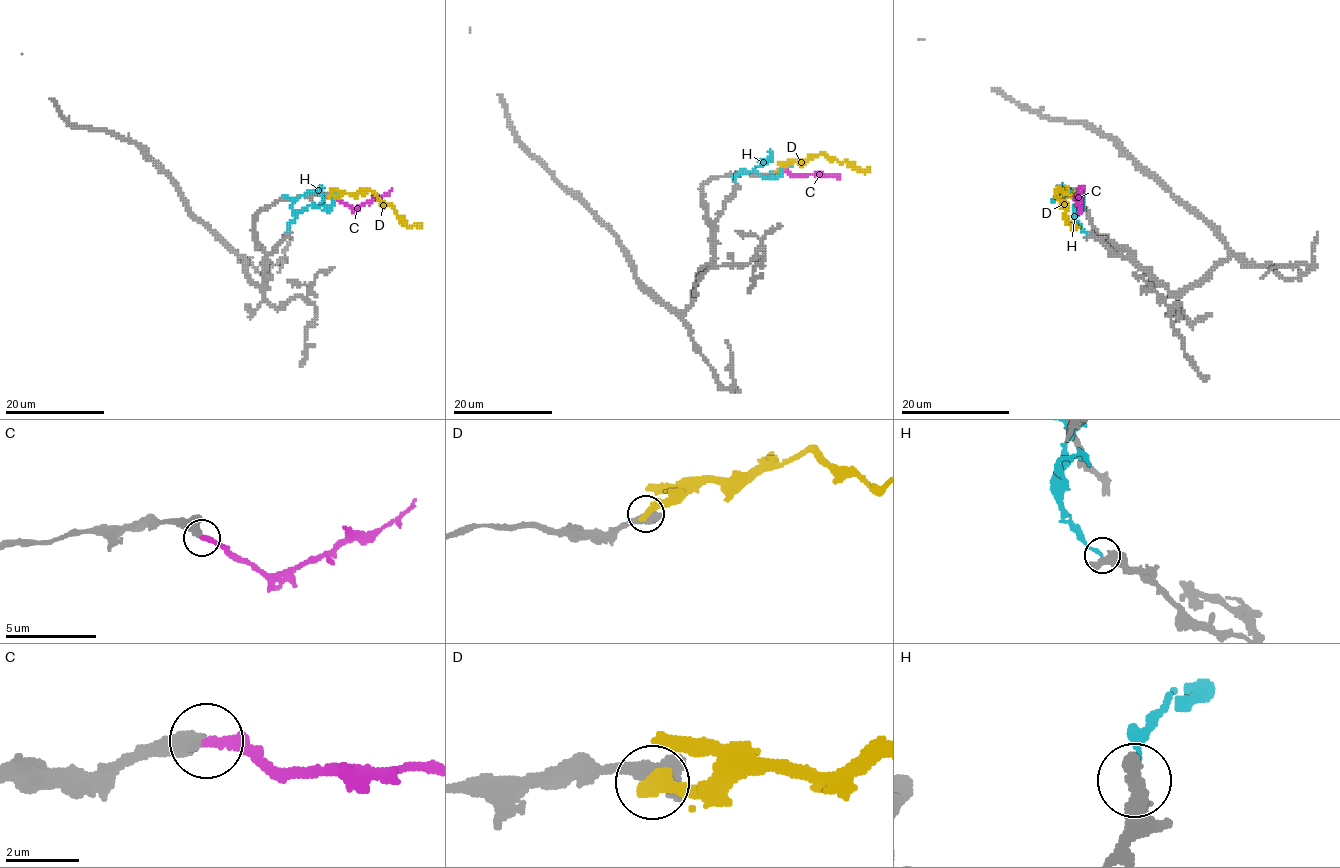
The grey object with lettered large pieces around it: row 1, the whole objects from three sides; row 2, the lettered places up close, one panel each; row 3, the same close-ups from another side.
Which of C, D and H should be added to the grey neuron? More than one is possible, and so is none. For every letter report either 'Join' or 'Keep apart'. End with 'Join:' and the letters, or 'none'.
C: Join
D: Keep apart
H: Keep apart
Join: C

